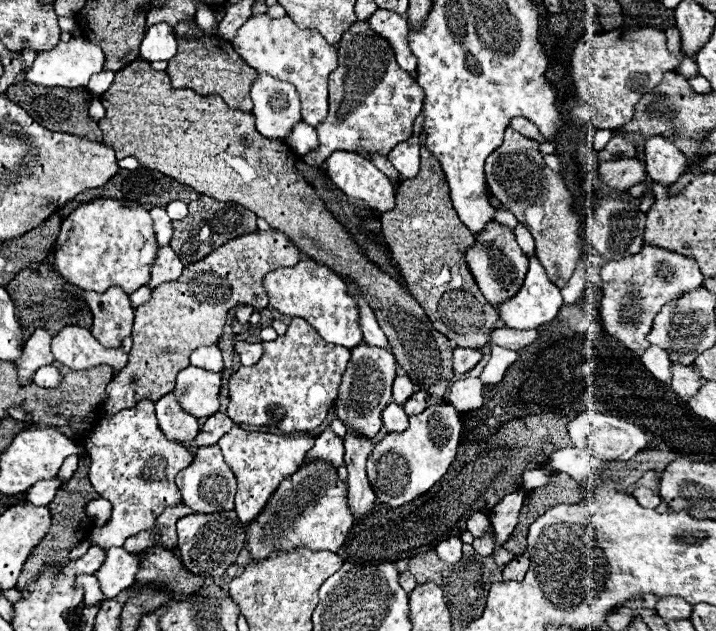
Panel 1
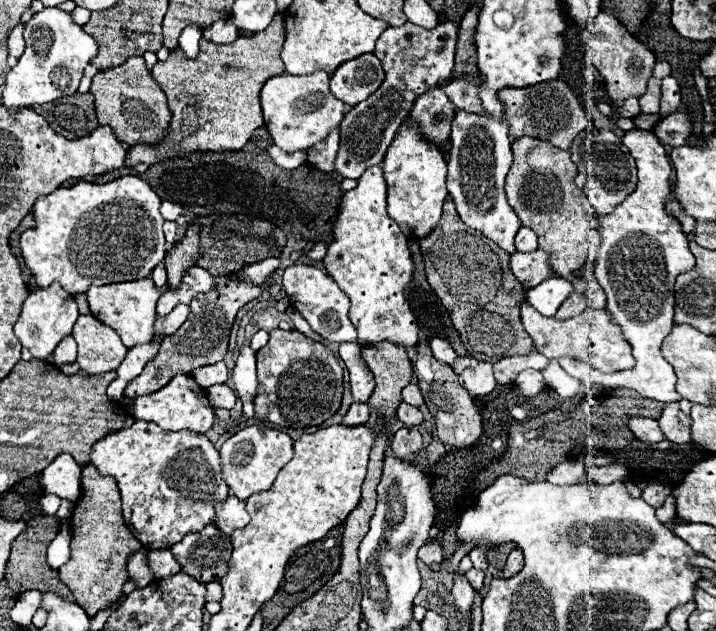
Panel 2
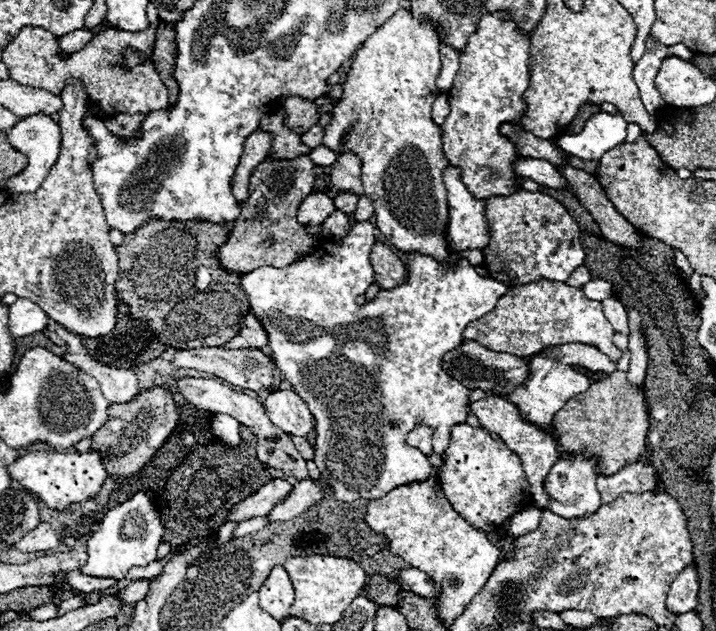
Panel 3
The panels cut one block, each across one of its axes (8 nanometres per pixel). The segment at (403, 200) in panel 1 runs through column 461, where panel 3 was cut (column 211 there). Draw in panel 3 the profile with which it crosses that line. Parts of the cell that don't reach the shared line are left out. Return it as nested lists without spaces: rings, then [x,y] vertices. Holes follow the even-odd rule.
[[[150,218],[142,228],[124,236],[124,244],[118,246],[118,260],[122,268],[122,280],[118,280],[118,294],[130,308],[134,318],[142,318],[150,324],[150,330],[172,348],[198,348],[202,344],[222,346],[242,330],[242,322],[250,312],[246,292],[240,288],[242,274],[230,274],[218,262],[218,248],[226,244],[232,224],[208,222],[208,220],[156,220]],[[192,298],[196,302],[186,304]]]

